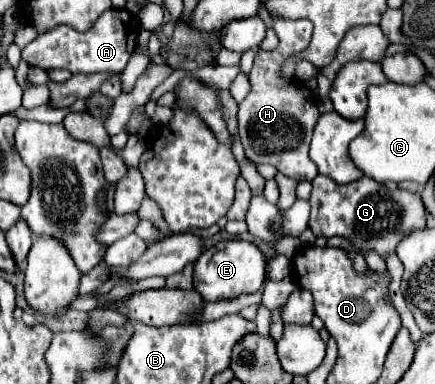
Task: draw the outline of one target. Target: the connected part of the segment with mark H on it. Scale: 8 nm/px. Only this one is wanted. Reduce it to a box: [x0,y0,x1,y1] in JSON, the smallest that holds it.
[238,19,320,181]

